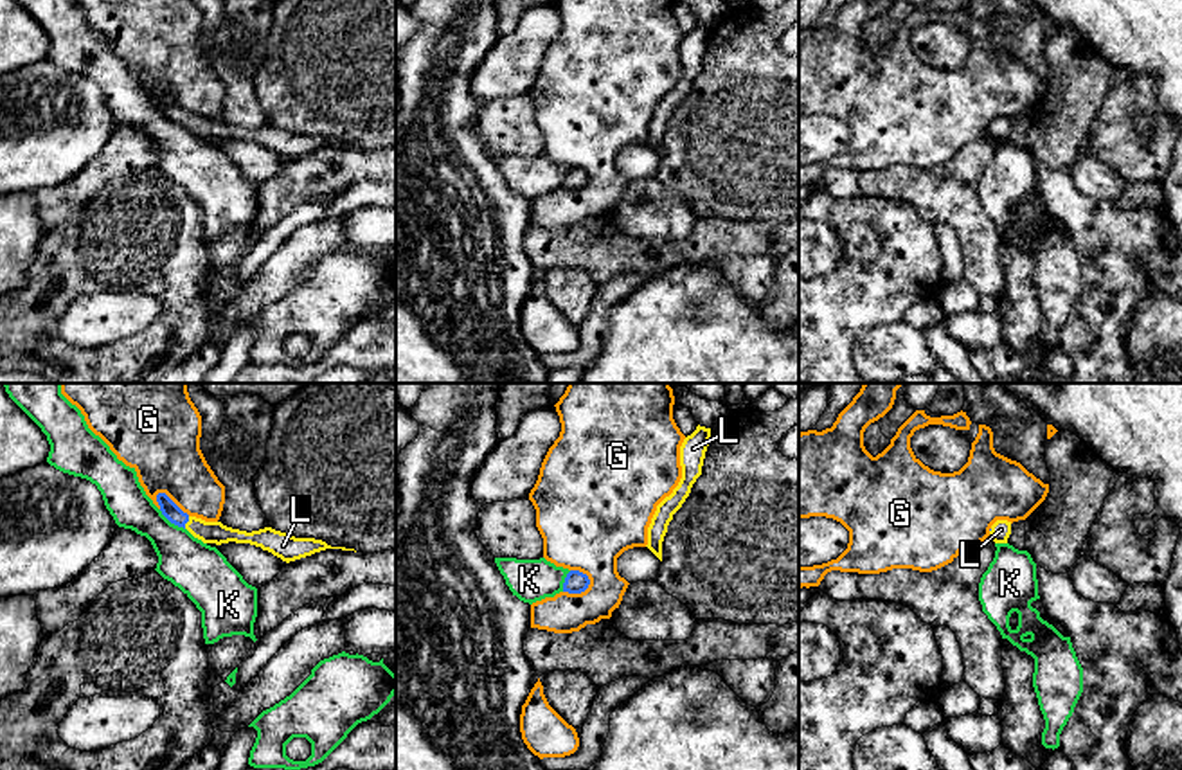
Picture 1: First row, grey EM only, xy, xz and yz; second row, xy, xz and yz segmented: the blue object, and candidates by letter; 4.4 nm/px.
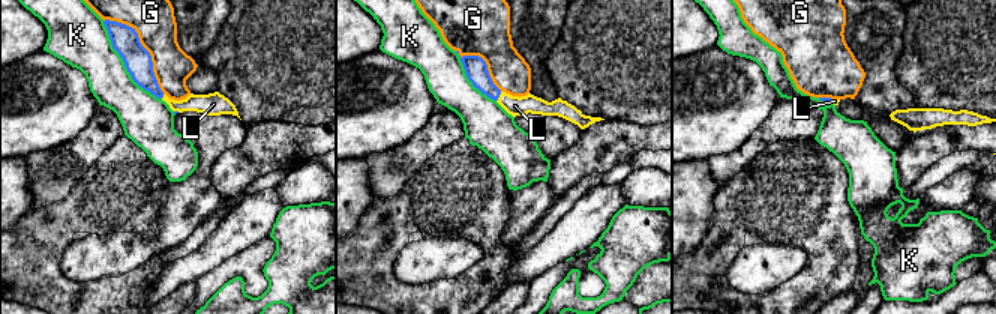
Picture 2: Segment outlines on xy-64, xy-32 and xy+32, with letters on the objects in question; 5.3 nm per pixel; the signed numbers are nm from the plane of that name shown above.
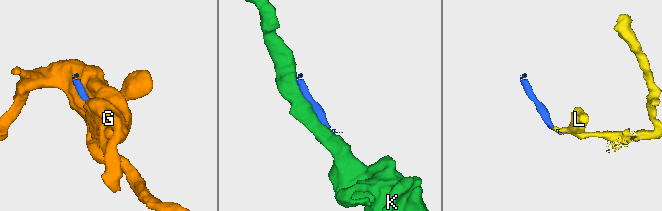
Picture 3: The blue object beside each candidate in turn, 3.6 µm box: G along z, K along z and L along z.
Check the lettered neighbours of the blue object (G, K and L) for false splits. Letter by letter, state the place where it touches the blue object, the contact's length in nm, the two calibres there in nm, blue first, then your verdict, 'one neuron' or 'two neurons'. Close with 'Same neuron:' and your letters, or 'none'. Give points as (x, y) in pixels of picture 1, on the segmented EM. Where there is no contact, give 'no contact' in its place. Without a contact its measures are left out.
G: contact xz (580, 592); length 140 nm; calibres 100 and 320 nm; two neurons
K: contact xy (171, 522); length 150 nm; calibres 80 and 240 nm; two neurons
L: contact xy (188, 520); length 60 nm; calibres 80 and 100 nm; one neuron
Same neuron: L

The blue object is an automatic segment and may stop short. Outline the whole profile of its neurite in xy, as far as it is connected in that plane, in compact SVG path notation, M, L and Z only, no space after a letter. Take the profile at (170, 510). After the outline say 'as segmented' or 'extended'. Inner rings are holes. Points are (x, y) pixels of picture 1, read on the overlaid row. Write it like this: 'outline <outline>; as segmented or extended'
outline M158 493L157 502L160 506L162 515L171 524L187 529L194 538L201 540L203 543L250 543L272 552L286 563L326 549L354 551L345 547L331 547L326 542L315 538L295 538L272 527L246 533L227 527L221 522L205 522L201 518L189 516L187 513L184 513L166 493Z; extended

